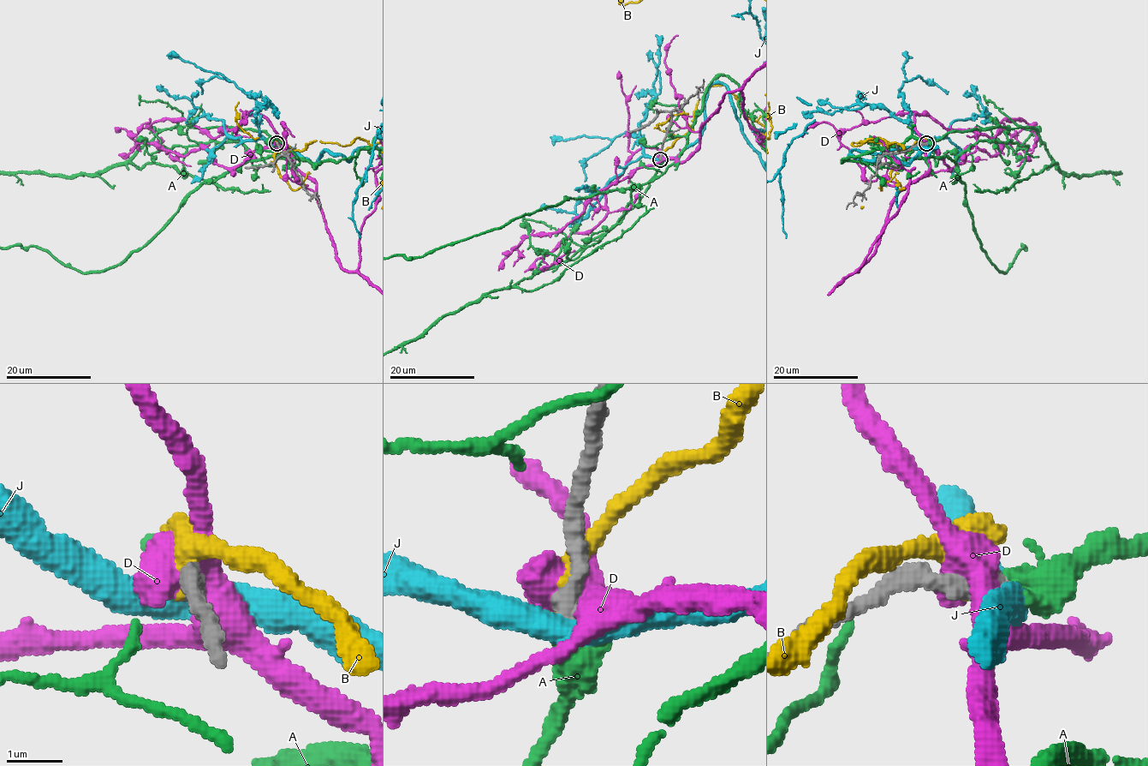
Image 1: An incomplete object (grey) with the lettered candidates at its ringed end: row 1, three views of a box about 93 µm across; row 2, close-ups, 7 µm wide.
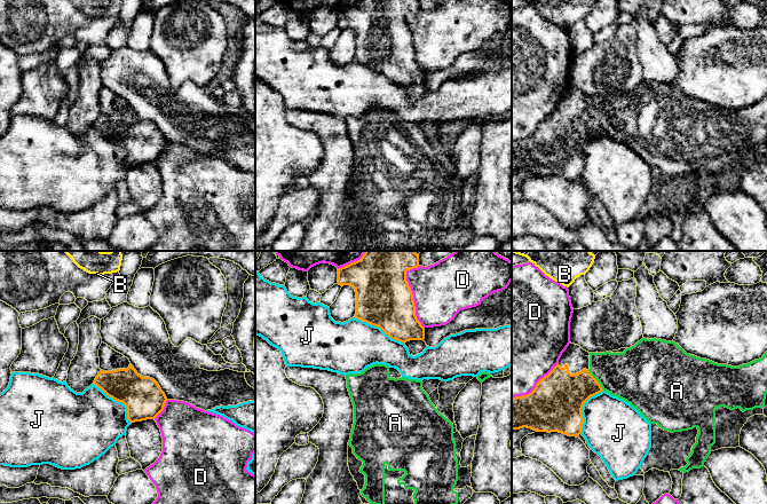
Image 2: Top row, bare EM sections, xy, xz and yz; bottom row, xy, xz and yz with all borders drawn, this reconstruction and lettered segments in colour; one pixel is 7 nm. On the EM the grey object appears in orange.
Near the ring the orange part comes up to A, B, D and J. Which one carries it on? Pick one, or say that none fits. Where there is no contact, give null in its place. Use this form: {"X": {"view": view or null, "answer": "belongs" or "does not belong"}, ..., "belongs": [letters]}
{"A": {"view": "yz", "answer": "belongs"}, "B": {"view": null, "answer": "does not belong"}, "D": {"view": "xz", "answer": "does not belong"}, "J": {"view": "xy", "answer": "does not belong"}, "belongs": ["A"]}

